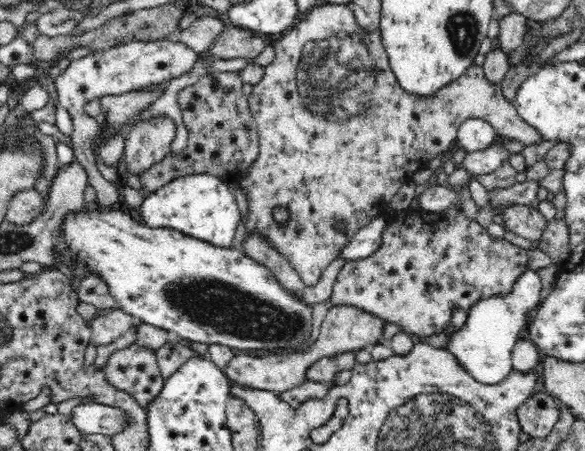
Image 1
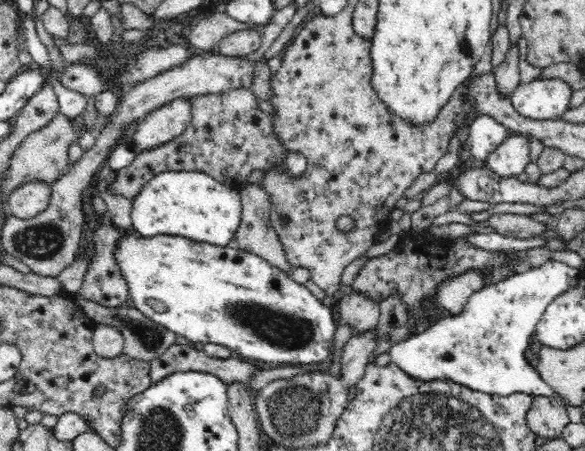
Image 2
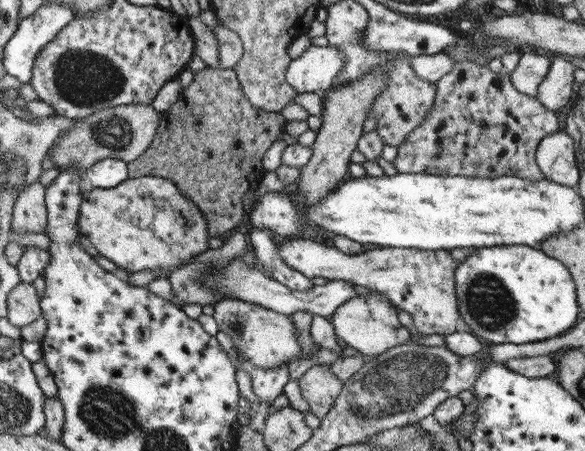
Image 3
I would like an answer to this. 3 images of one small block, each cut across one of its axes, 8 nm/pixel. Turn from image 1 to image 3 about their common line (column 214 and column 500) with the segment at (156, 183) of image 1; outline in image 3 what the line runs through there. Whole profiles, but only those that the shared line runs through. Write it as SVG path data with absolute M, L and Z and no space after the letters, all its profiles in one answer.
M461 60L453 64L451 72L443 75L435 83L435 88L434 101L427 116L396 148L392 165L397 173L491 179L498 176L516 176L525 180L544 178L534 161L534 154L538 142L558 130L556 113L543 108L535 96L520 93L511 84L509 75L501 71L491 72L487 65L479 66L473 61Z

